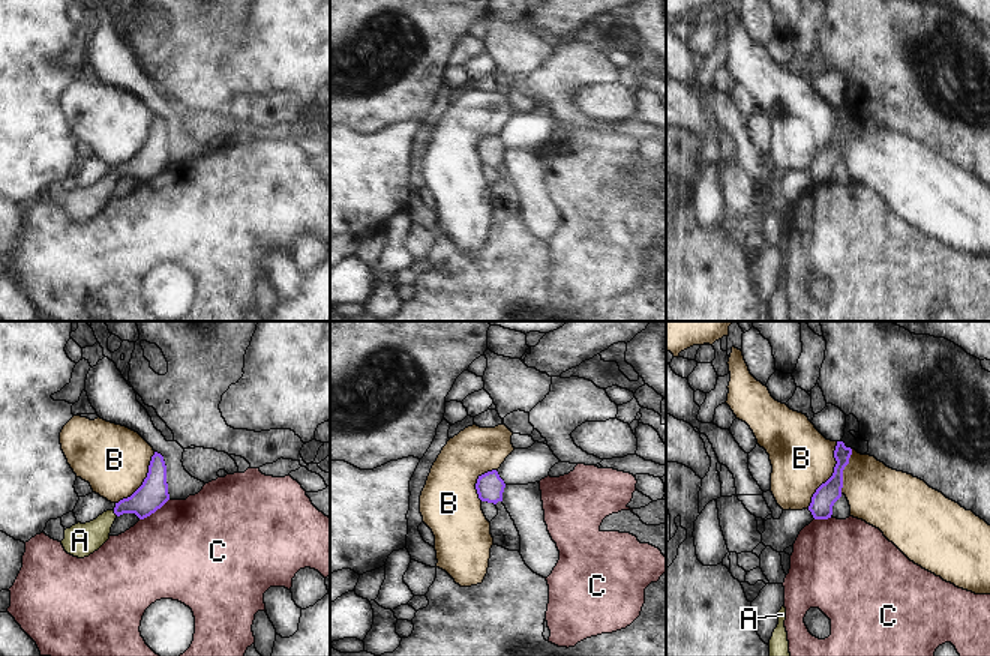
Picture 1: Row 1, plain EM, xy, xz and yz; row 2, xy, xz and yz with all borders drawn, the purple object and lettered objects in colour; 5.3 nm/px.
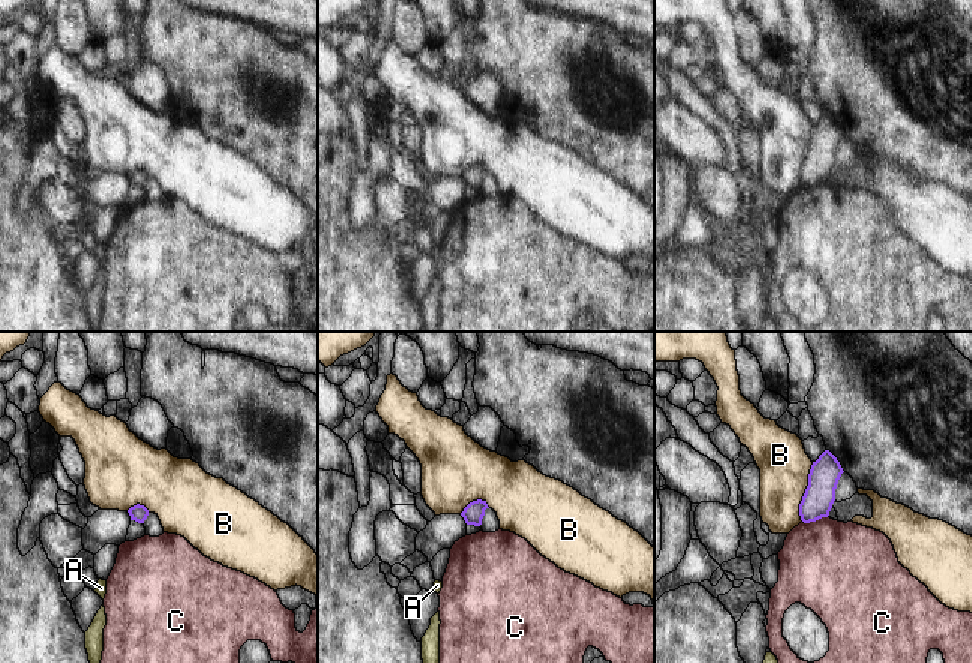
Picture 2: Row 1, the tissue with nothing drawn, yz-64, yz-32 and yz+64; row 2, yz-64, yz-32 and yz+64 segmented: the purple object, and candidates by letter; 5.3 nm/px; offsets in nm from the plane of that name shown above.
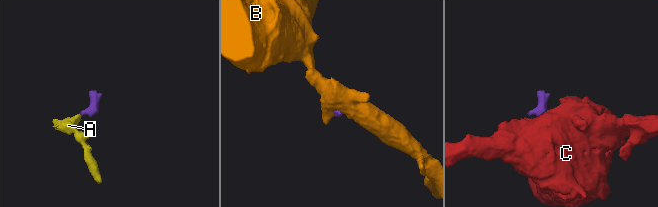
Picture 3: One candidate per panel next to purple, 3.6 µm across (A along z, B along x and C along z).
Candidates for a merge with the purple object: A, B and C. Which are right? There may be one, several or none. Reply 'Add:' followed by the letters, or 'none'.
Add: A

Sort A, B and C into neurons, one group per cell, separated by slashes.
A / B / C

